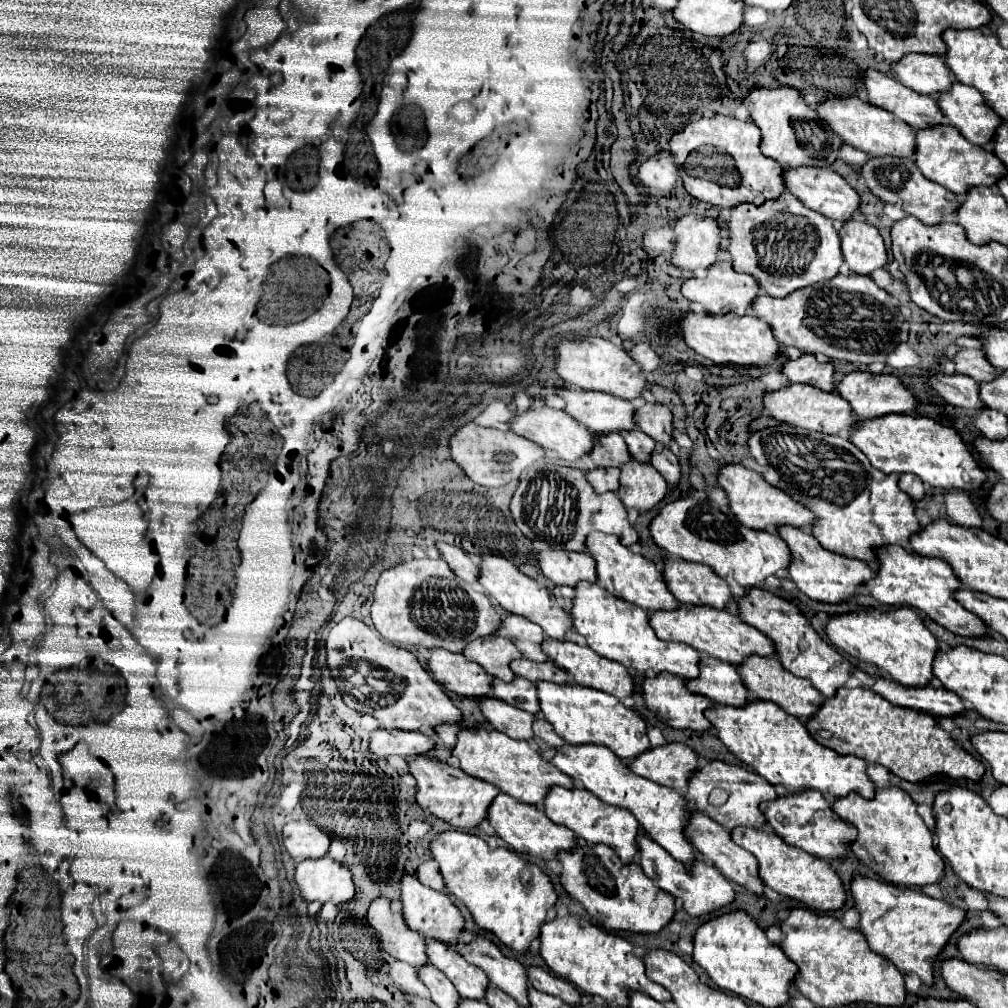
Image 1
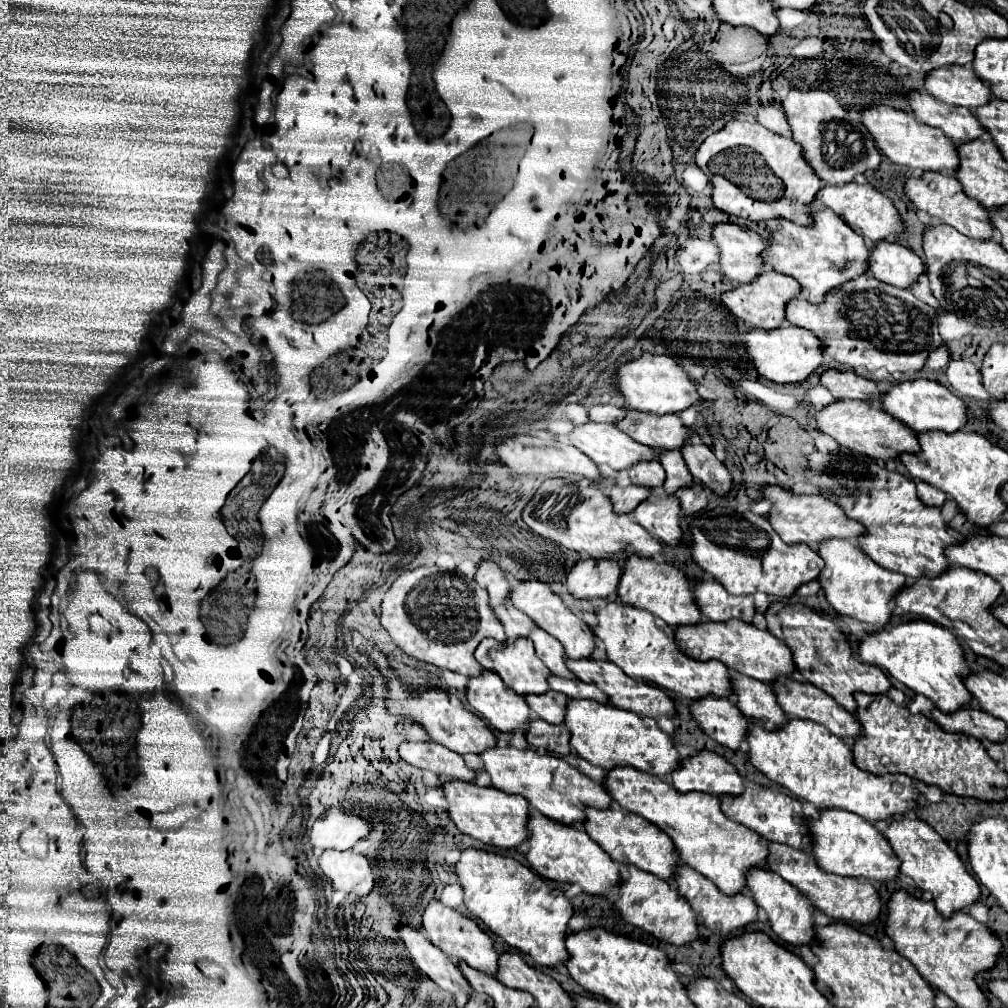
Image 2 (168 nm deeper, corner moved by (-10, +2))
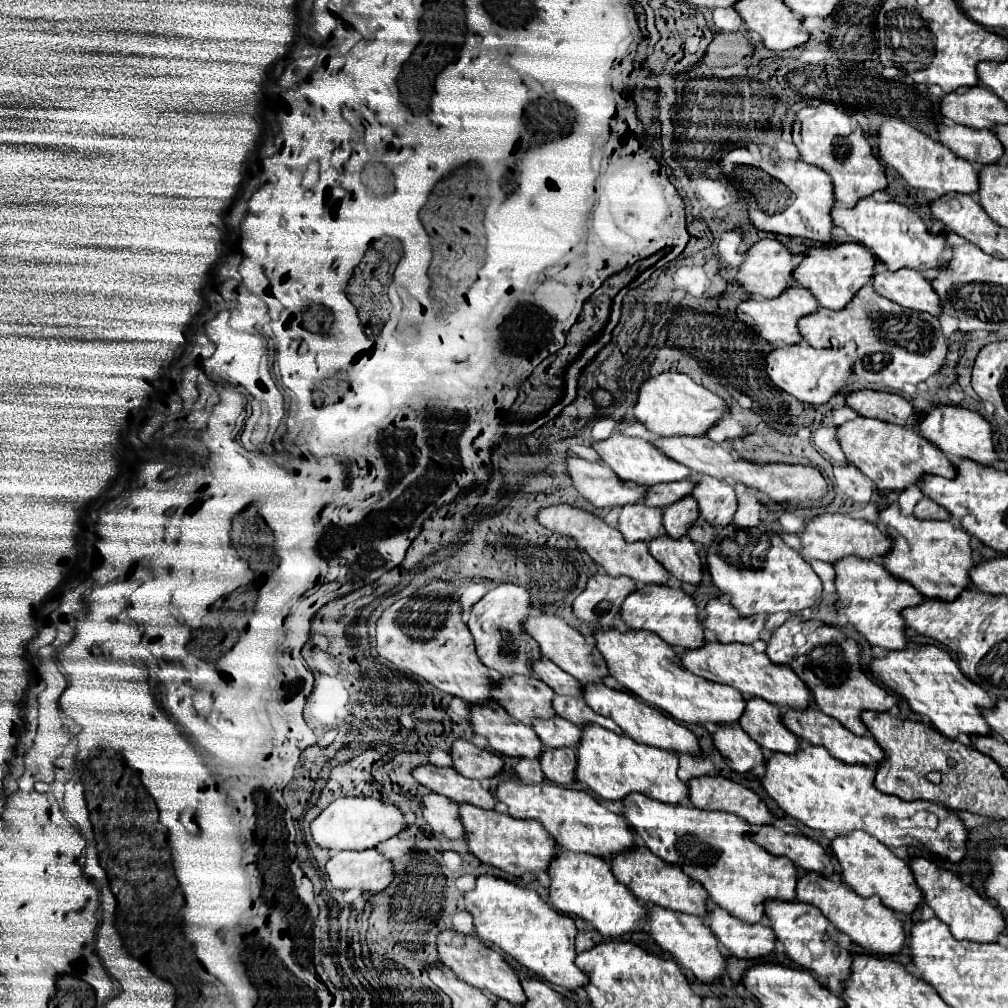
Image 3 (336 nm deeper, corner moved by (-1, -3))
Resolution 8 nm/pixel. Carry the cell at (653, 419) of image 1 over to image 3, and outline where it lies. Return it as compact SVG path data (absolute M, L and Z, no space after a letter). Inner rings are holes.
M694 475L694 491L692 497L698 501L700 515L710 523L710 525L728 525L734 519L736 513L736 495L734 489L722 481L722 479L712 479L710 475Z

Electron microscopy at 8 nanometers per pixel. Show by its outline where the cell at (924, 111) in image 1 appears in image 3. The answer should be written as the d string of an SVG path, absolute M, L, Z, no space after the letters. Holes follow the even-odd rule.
M950 121L936 123L936 129L940 143L970 163L986 165L1002 159L1002 145L992 131L974 131L974 127L956 125Z

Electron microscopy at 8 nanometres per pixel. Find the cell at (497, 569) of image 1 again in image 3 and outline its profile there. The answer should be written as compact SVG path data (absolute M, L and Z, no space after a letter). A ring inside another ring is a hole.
M540 611L540 615L528 615L526 623L522 623L522 625L526 627L526 633L538 641L542 655L552 659L560 669L564 669L566 673L576 677L580 683L600 681L608 675L606 661L602 659L602 653L598 653L598 649L594 645L590 645L582 633L578 633L576 629L566 625L560 617Z

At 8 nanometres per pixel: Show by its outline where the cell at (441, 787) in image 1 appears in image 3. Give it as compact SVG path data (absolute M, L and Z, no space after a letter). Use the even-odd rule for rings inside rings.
M470 803L460 805L460 823L466 831L466 845L480 861L500 867L502 871L520 877L522 873L546 871L550 859L556 853L556 841L540 827L538 821L514 819L506 813L486 811Z

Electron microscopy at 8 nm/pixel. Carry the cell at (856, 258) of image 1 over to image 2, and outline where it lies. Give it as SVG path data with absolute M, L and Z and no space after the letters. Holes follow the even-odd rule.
M879 242L879 246L871 250L867 274L885 284L911 288L923 272L925 272L923 260L897 242Z

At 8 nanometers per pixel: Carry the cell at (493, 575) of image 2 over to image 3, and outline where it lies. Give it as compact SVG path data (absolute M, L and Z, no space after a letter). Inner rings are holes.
M500 583L490 589L478 603L472 605L468 615L468 627L476 641L476 651L488 669L500 675L532 675L532 661L540 659L538 643L522 629L522 621L528 615L530 595L524 587L514 583Z

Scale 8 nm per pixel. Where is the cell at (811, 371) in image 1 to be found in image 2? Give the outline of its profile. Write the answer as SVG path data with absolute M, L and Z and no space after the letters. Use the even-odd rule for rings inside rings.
M827 370L821 376L821 384L841 400L863 400L863 402L881 402L883 392L875 382L857 376L855 372L837 372Z

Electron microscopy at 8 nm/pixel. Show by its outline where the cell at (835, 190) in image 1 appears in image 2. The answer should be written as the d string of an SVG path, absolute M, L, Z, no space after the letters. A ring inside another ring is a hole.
M849 182L847 186L825 186L823 190L819 190L817 200L823 206L831 208L845 224L849 224L863 238L889 240L891 236L899 236L899 234L905 232L903 218L899 216L895 204L887 196L883 196L881 192L877 192L871 184Z

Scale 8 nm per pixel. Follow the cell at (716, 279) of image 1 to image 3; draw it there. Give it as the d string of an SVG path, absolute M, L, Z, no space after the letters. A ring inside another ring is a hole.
M788 287L786 291L782 291L782 295L778 295L778 299L762 299L762 297L750 297L742 303L738 303L738 309L736 309L736 317L750 325L762 339L770 341L774 347L780 347L780 345L794 345L794 343L800 343L802 337L798 335L798 329L796 329L796 321L804 315L810 315L818 309L814 297L810 291L802 289L802 287Z

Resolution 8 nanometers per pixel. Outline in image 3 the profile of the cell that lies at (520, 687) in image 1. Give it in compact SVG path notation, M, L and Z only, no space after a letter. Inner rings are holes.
M554 715L554 719L534 719L532 727L546 747L574 747L580 739L580 727L560 715Z

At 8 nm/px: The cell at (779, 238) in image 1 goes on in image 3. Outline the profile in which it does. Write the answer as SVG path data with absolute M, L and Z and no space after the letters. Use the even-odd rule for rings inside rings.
M828 243L828 245L812 245L802 253L800 265L794 269L794 281L808 289L814 299L818 299L820 307L826 309L842 309L852 295L870 281L874 275L874 255L858 245L858 243Z

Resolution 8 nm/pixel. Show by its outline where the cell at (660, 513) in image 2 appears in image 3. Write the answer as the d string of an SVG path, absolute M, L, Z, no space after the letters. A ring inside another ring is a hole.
M662 535L662 539L652 539L648 543L650 555L660 561L678 581L682 583L698 583L700 581L700 557L694 541L690 537L674 539L670 535Z

